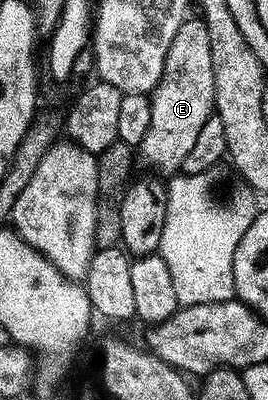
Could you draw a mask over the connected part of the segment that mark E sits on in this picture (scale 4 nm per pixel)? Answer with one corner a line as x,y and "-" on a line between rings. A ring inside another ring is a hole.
190,16
179,27
171,48
167,50
167,63
163,63
163,75
153,88
151,103
151,127
143,135
139,157
150,165
150,170
161,175
178,172
191,152
191,146
207,119
215,113
215,71
211,63
211,39
200,16

